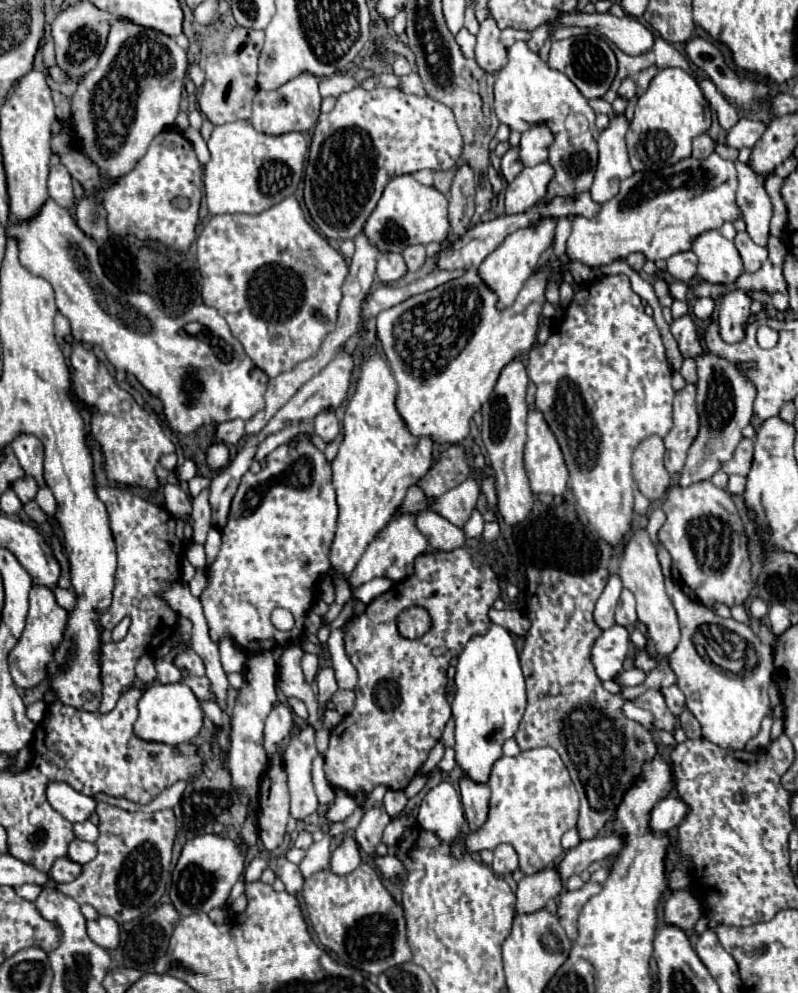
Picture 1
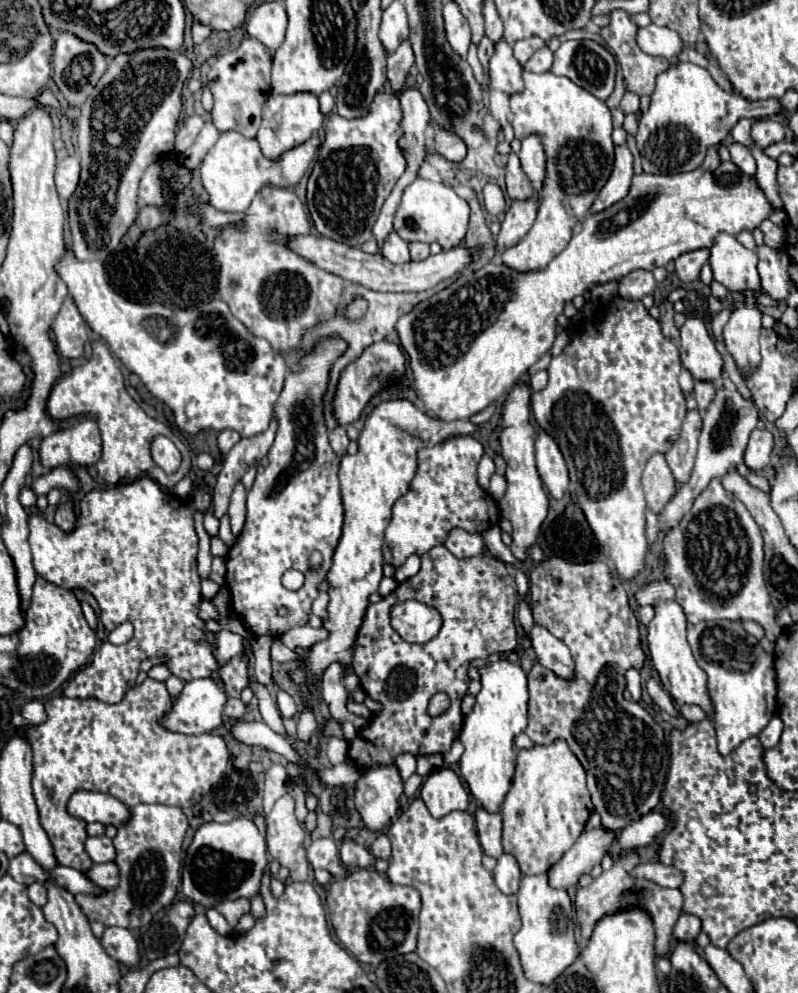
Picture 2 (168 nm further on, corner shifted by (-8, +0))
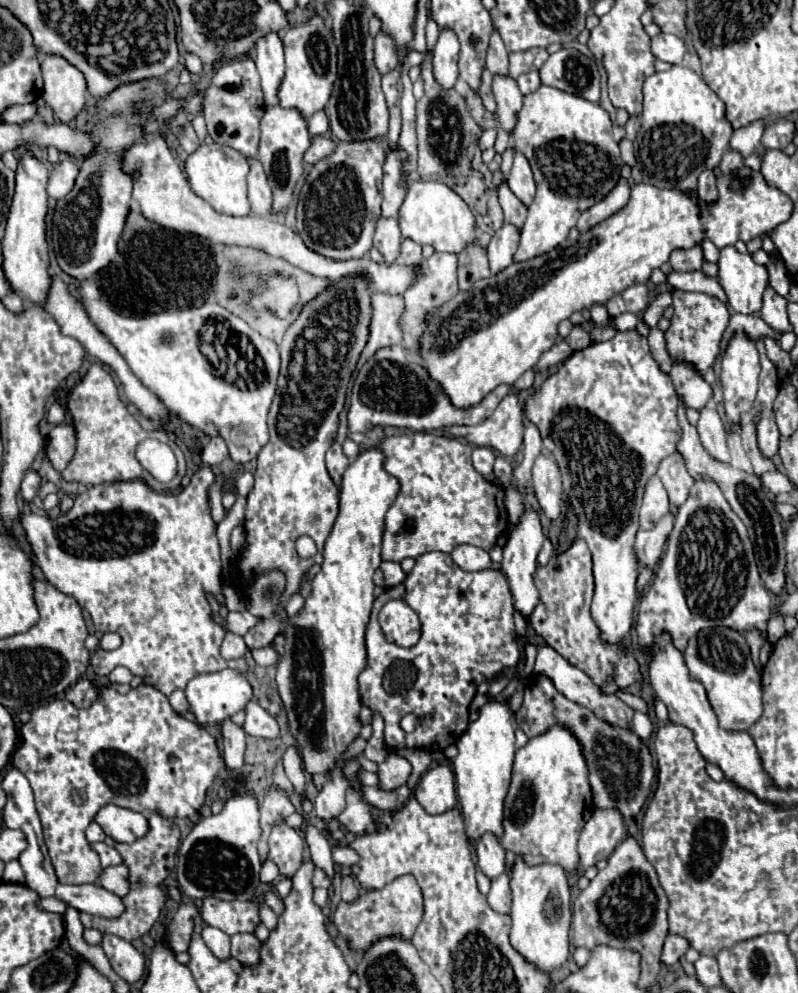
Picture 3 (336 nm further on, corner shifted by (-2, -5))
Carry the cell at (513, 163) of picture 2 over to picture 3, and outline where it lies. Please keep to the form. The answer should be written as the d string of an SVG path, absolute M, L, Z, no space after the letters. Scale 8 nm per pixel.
M506 182L498 188L498 198L500 198L500 206L504 210L504 220L508 224L514 224L520 230L526 220L526 206L510 192Z

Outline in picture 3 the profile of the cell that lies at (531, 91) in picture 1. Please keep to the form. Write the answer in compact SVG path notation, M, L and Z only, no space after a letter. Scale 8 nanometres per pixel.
M540 86L538 92L524 96L524 106L518 112L518 124L512 132L512 138L514 138L514 148L522 152L530 162L536 180L536 198L528 206L528 218L522 228L520 246L518 252L514 254L514 260L520 262L546 254L558 244L562 244L568 238L570 228L576 226L580 212L604 200L604 196L618 184L624 162L620 158L618 144L612 140L612 122L608 112L600 104L588 102L580 96L550 86Z

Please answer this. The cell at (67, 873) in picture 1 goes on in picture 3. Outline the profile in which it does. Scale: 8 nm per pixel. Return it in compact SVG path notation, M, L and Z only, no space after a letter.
M120 864L120 866L104 868L98 878L98 884L118 896L126 896L128 894L128 866Z

